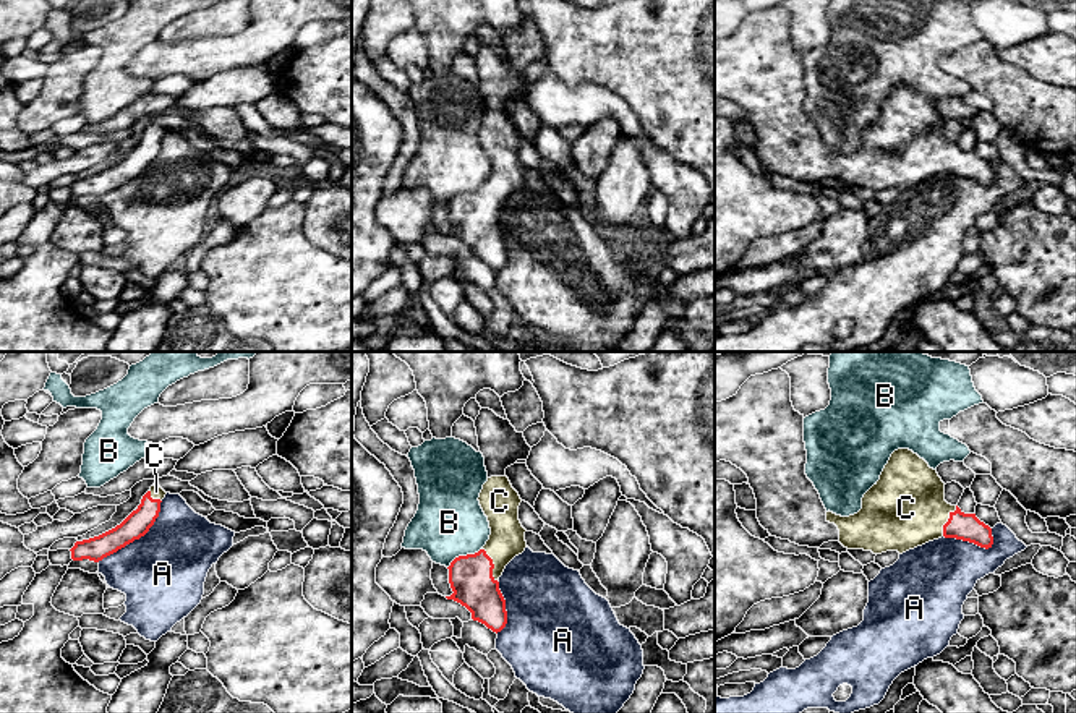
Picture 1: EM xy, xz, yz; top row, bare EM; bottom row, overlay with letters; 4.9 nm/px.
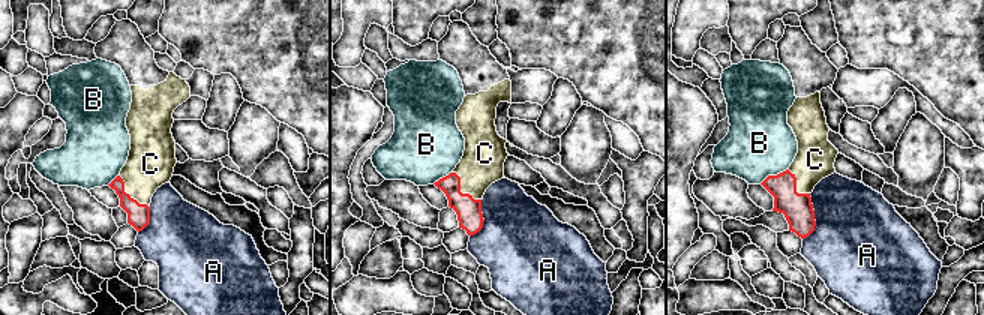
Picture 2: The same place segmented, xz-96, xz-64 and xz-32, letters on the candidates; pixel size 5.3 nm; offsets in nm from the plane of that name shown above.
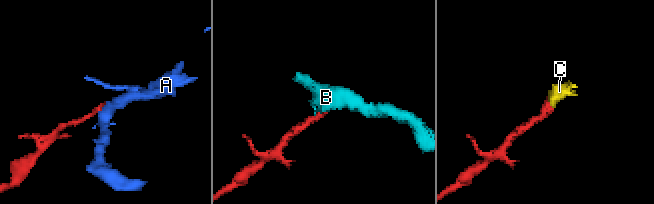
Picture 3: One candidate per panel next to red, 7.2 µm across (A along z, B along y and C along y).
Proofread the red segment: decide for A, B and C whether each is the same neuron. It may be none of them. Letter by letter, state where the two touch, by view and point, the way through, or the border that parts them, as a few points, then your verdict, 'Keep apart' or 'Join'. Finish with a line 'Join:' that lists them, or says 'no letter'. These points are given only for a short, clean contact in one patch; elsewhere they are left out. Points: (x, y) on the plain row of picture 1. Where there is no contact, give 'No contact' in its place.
A: Touches red at xy (136, 175). Keep apart
B: Touches red at xz (464, 193). Boundary: xz (482, 185), (473, 190), (459, 192), (448, 204). Keep apart
C: Touches red at xz (493, 201). Join
Join: C

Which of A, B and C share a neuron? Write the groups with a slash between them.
A / B / C

